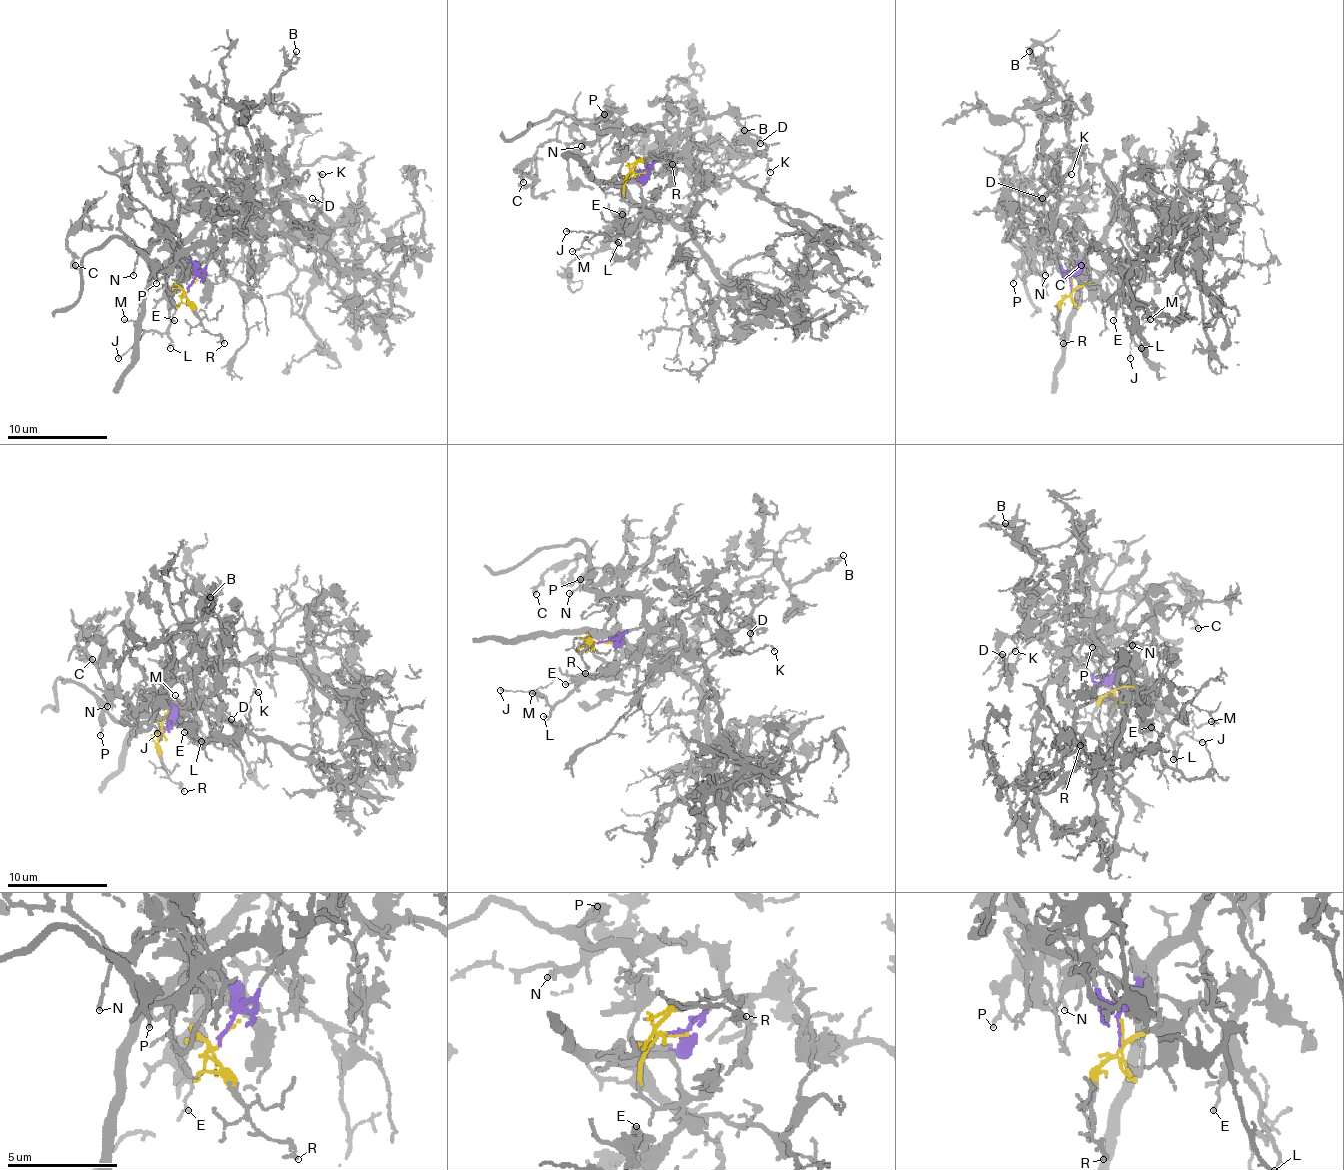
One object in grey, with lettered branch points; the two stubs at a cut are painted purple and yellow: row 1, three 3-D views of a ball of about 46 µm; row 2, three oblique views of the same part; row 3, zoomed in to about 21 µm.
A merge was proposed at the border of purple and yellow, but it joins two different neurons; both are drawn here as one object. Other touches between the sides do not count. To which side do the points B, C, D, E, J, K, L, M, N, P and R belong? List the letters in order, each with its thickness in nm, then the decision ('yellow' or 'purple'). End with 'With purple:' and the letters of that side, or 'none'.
B: 110 nm | purple
C: 280 nm | purple
D: 100 nm | purple
E: 130 nm | yellow
J: 140 nm | yellow
K: 150 nm | purple
L: 130 nm | yellow
M: 90 nm | yellow
N: 140 nm | purple
P: 110 nm | purple
R: 180 nm | yellow
With purple: B, C, D, K, N, P

